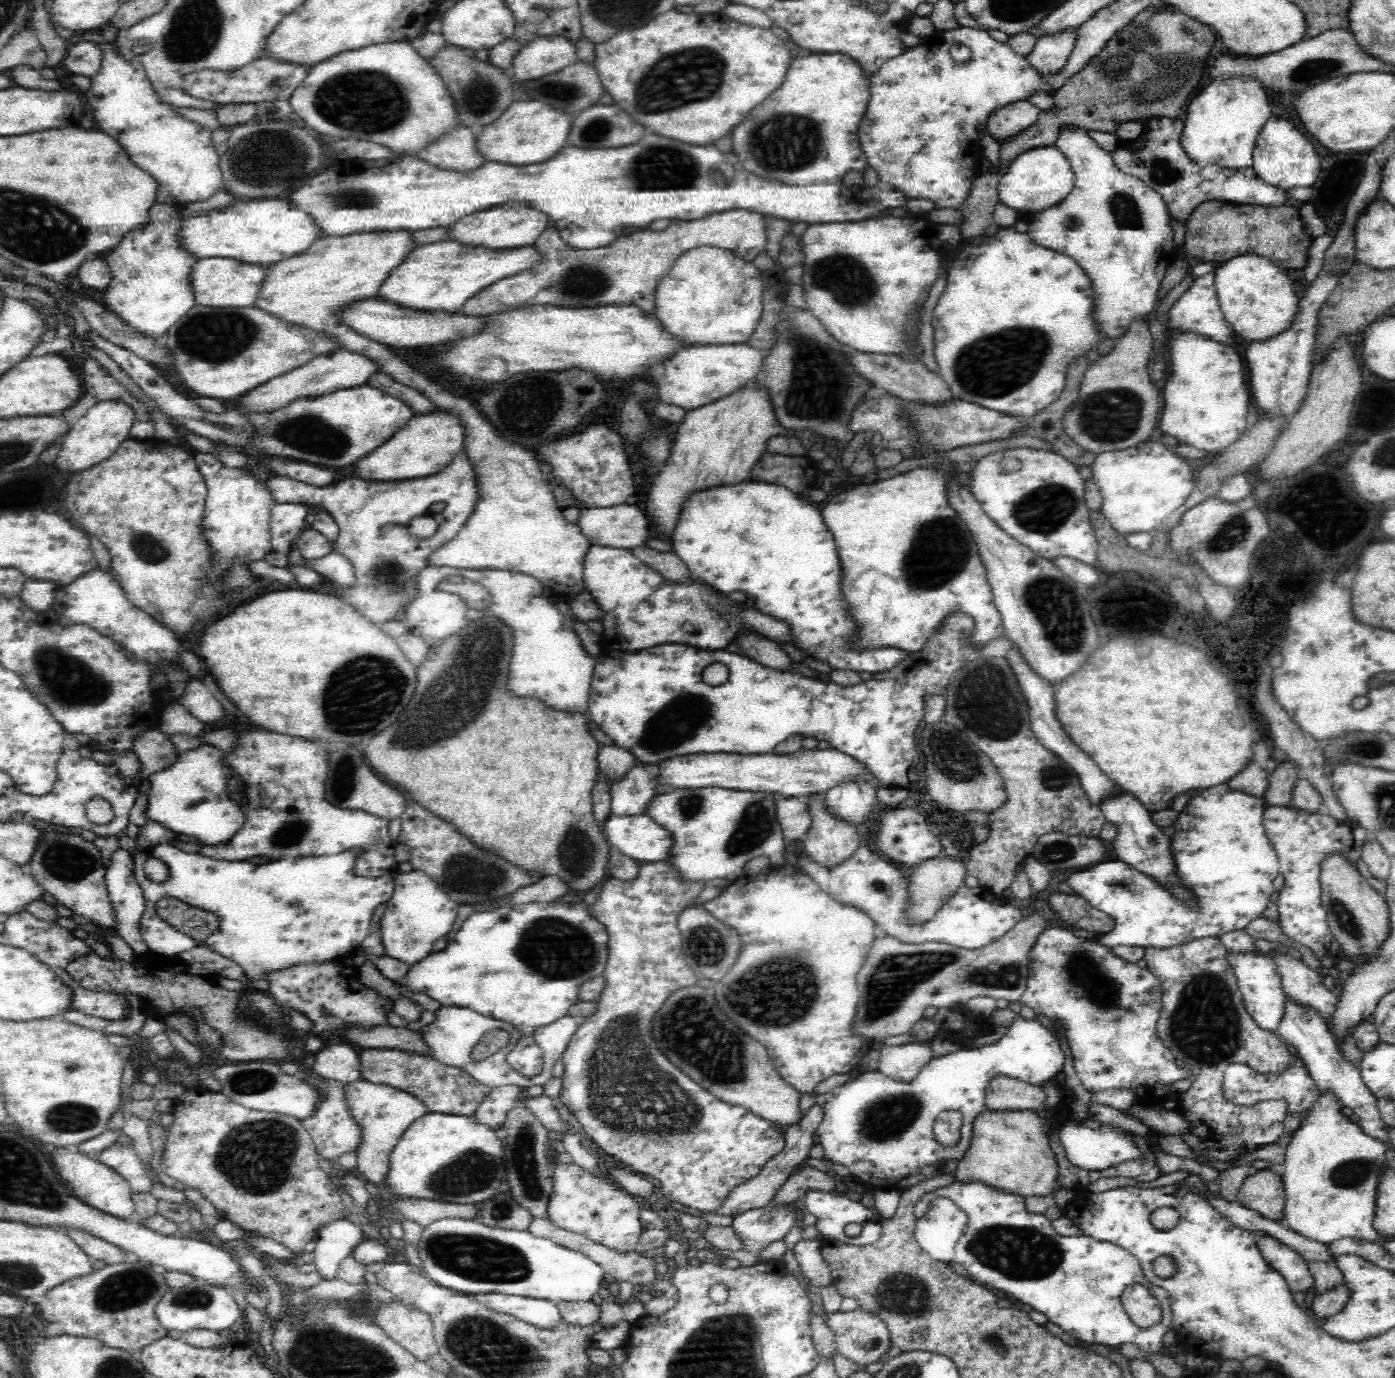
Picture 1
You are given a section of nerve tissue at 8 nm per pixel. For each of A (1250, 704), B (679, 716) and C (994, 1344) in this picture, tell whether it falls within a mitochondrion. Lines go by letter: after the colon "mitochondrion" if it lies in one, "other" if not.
A: other
B: mitochondrion
C: mitochondrion

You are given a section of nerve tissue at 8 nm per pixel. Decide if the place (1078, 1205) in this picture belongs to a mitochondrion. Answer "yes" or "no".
no

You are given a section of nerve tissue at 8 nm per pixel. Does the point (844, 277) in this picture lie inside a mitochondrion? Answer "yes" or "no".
yes

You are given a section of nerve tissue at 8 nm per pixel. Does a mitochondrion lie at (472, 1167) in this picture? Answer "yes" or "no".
yes

